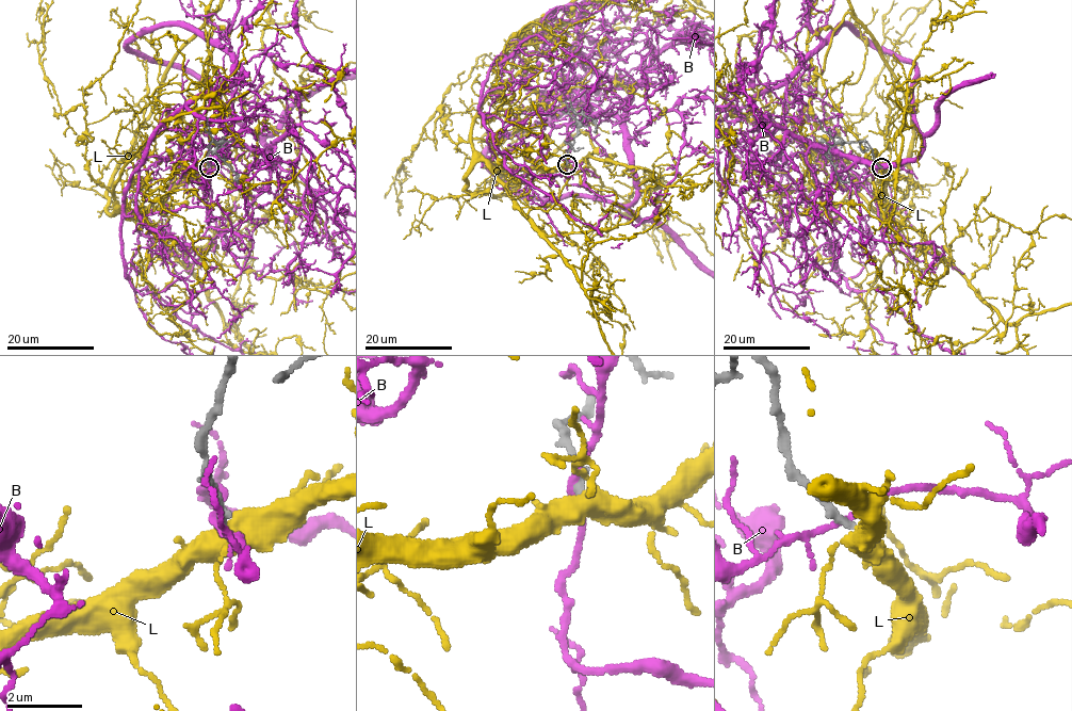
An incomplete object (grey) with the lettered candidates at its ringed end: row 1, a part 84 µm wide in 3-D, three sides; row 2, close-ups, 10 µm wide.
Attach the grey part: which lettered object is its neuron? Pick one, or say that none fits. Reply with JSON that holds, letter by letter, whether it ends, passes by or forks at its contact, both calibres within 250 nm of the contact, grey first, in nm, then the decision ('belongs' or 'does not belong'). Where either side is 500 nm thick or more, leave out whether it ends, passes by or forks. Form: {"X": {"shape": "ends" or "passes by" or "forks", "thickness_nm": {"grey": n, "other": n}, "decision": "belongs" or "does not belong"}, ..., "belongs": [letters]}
{"B": {"shape": "forks", "thickness_nm": {"grey": 240, "other": 130}, "decision": "does not belong"}, "L": {"shape": "forks", "thickness_nm": {"grey": 220, "other": 480}, "decision": "belongs"}, "belongs": ["L"]}

